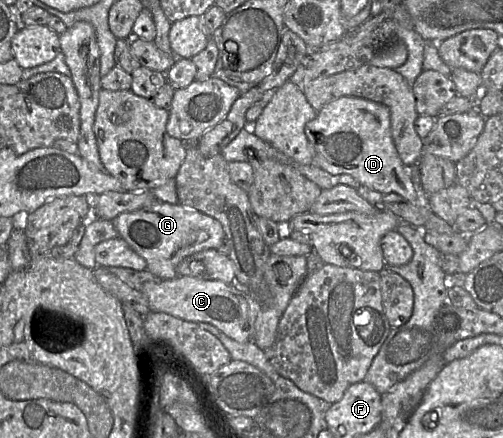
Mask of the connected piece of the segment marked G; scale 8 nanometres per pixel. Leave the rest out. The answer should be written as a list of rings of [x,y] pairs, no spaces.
[[[162,201],[147,209],[121,213],[112,222],[119,236],[146,261],[147,270],[162,280],[176,278],[176,268],[187,256],[218,249],[225,239],[222,224],[215,218],[194,208]]]

